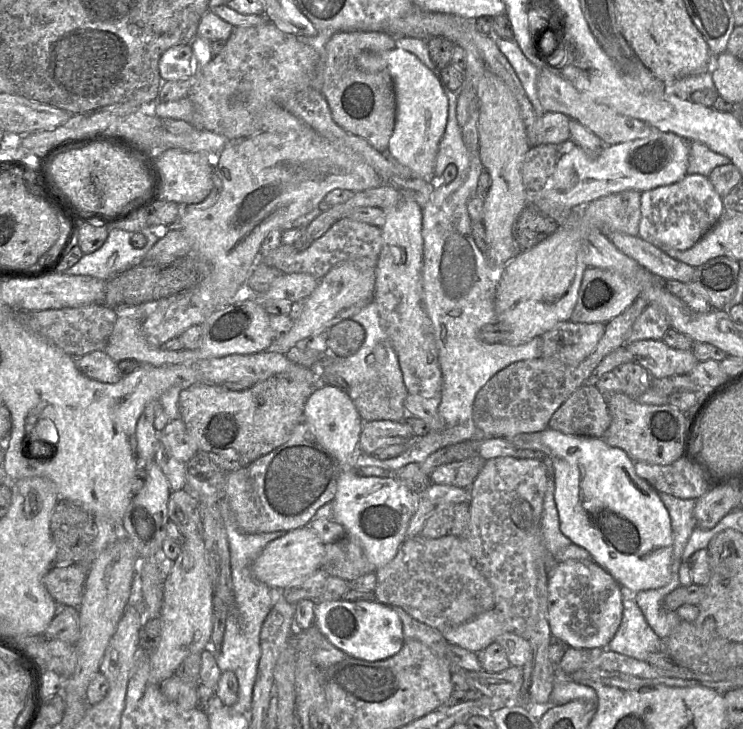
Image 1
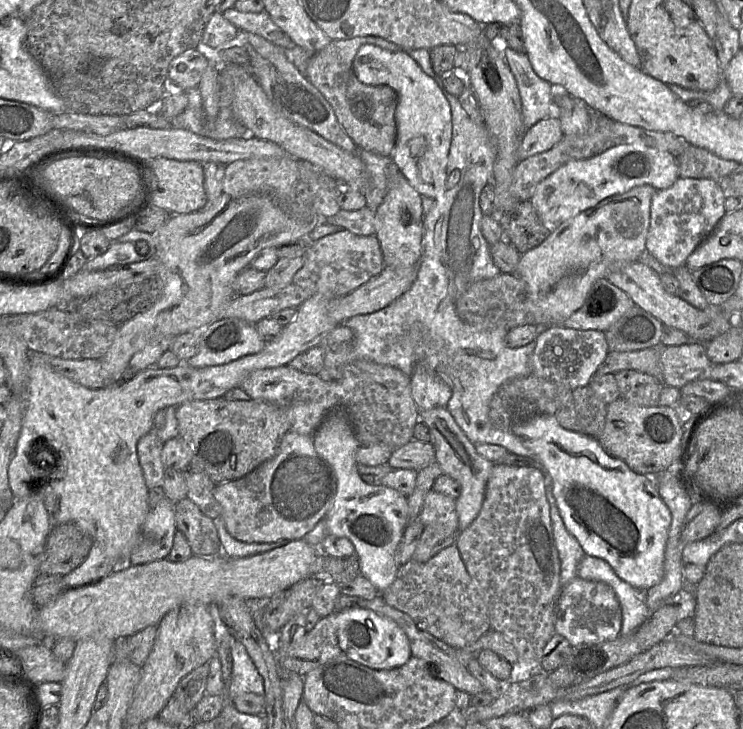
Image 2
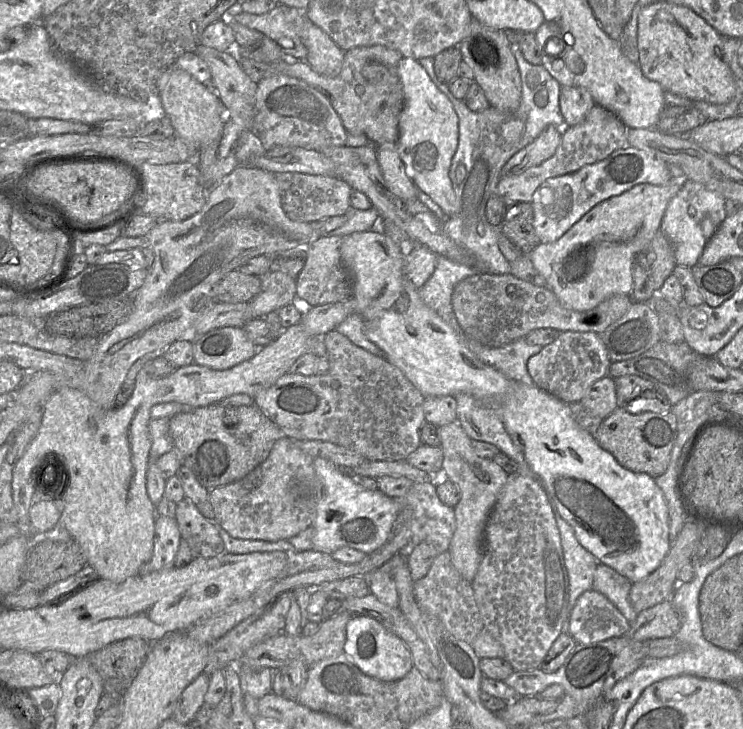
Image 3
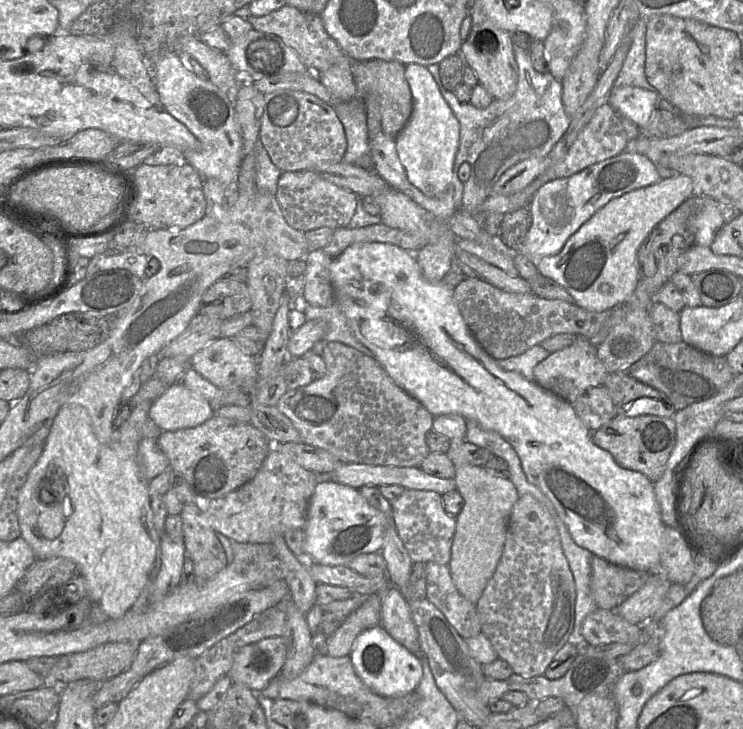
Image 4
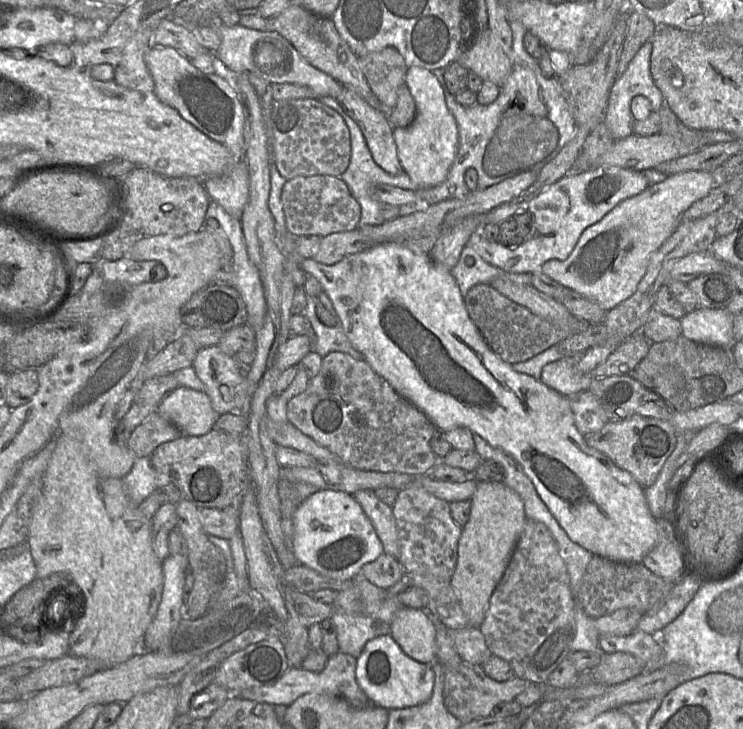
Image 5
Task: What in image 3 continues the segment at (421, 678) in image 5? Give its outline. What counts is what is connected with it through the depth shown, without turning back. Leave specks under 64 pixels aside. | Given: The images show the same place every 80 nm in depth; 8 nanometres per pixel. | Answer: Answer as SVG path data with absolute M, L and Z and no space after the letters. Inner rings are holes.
M353 615L346 626L344 654L364 674L382 681L397 681L414 667L412 654L407 645L381 622L367 615Z

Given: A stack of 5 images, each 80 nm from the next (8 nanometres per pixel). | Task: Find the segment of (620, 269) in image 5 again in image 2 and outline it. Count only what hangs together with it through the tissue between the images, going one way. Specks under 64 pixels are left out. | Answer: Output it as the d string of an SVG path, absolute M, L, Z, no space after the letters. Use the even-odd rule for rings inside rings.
M641 185L610 196L566 220L542 243L521 254L515 275L526 283L532 303L545 315L545 323L536 326L561 325L583 305L595 282L606 278L611 268L640 261L647 250L651 201L656 191L650 185Z

